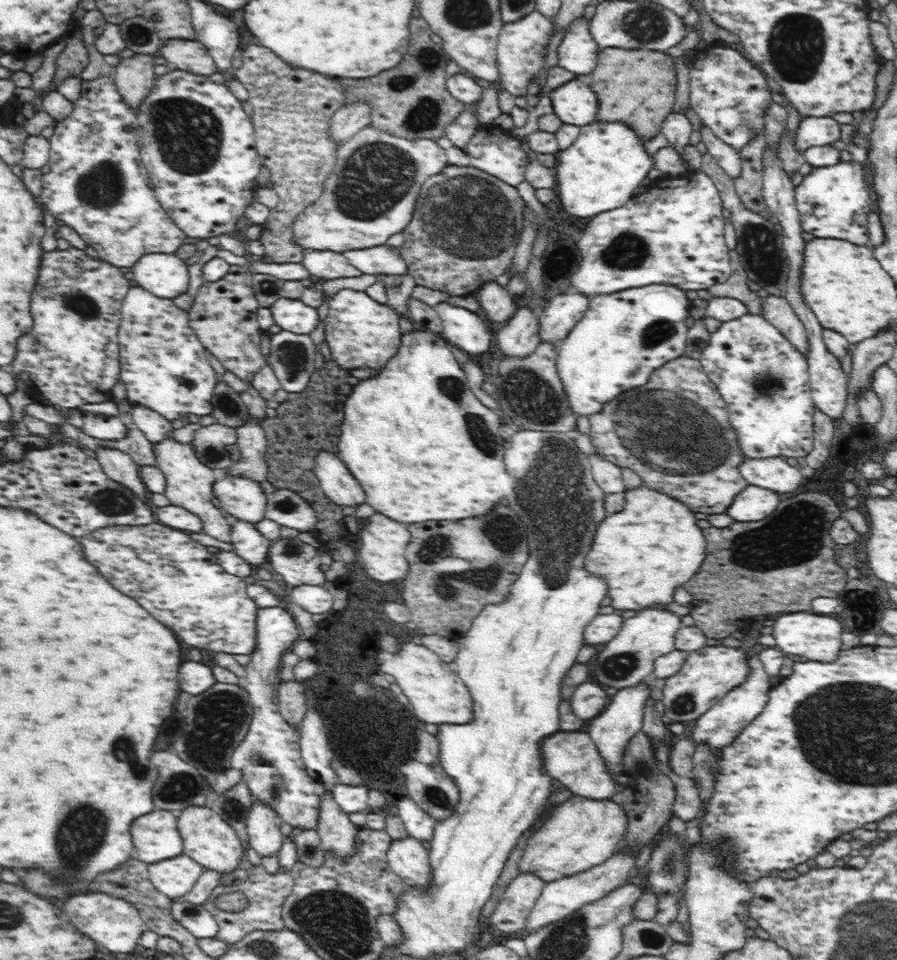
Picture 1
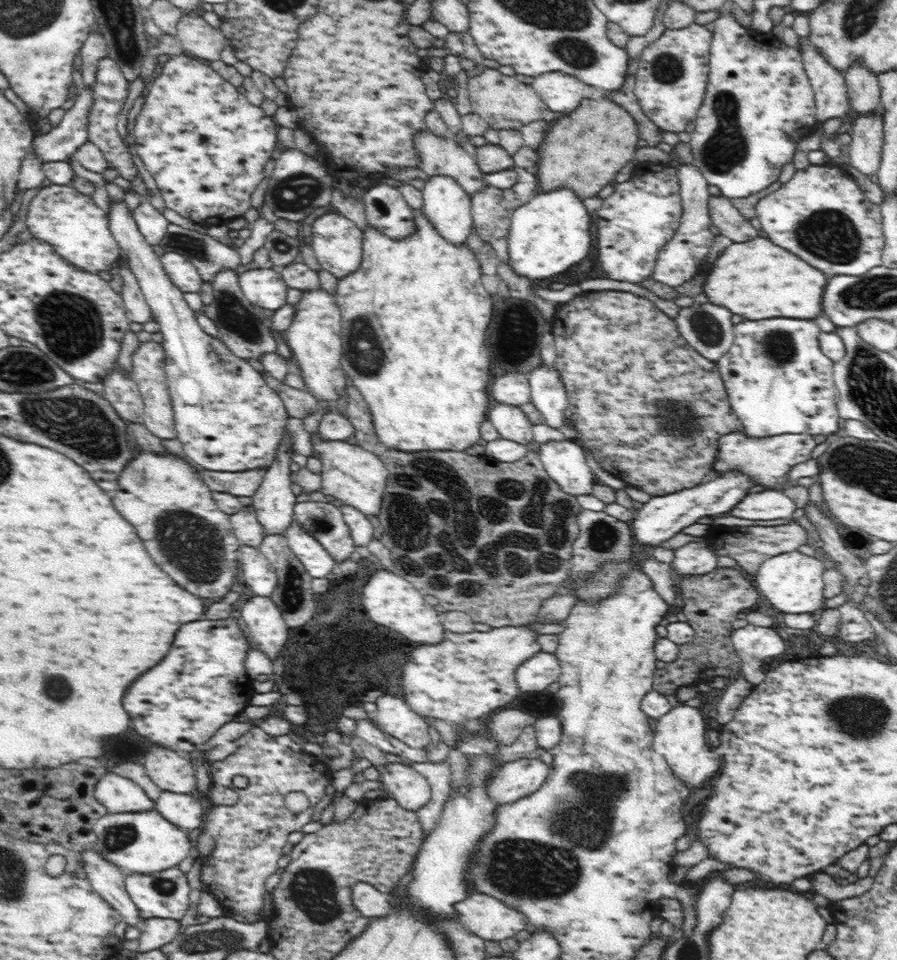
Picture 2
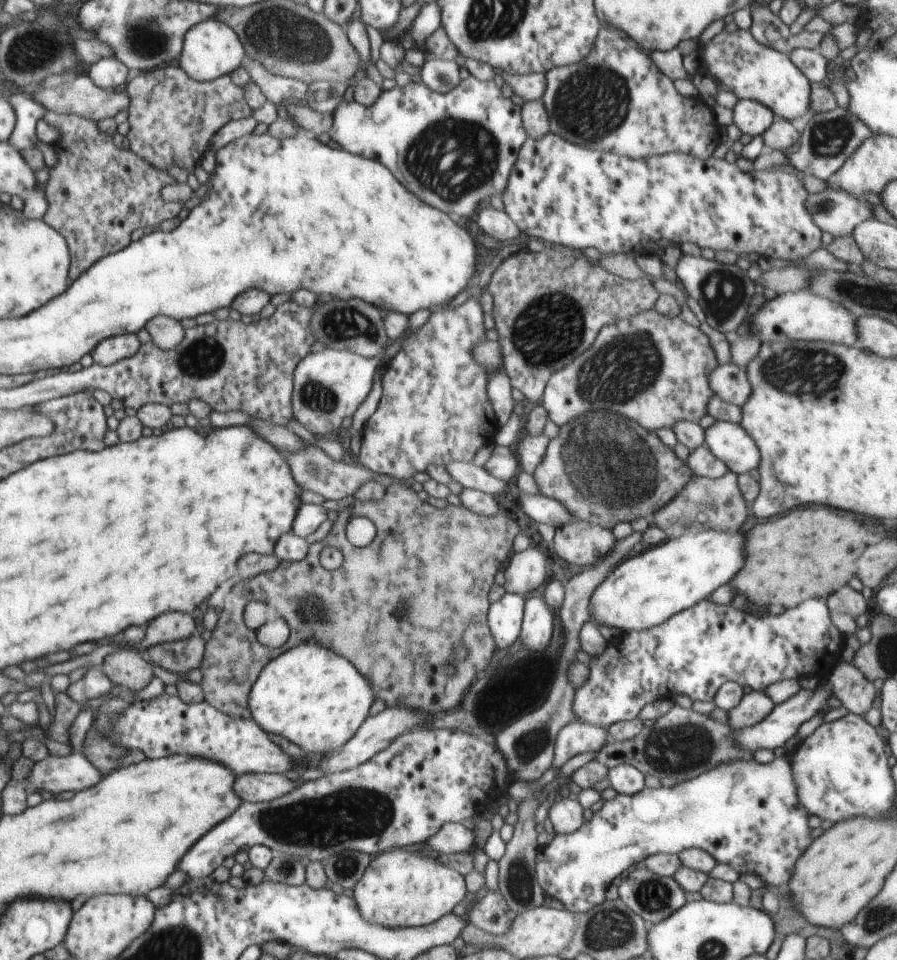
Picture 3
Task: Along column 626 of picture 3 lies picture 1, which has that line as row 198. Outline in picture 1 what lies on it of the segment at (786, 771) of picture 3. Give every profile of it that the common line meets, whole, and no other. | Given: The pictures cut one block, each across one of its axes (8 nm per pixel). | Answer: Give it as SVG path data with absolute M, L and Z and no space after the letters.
M854 160L813 167L795 188L795 201L803 230L818 238L836 238L858 246L866 244L869 239L867 214L870 212L870 199L874 197L872 186L866 183L870 183L868 169Z

